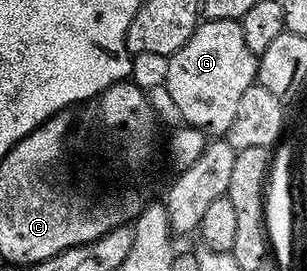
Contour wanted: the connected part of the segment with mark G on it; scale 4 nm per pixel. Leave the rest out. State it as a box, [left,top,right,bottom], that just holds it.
[166,21,260,136]

